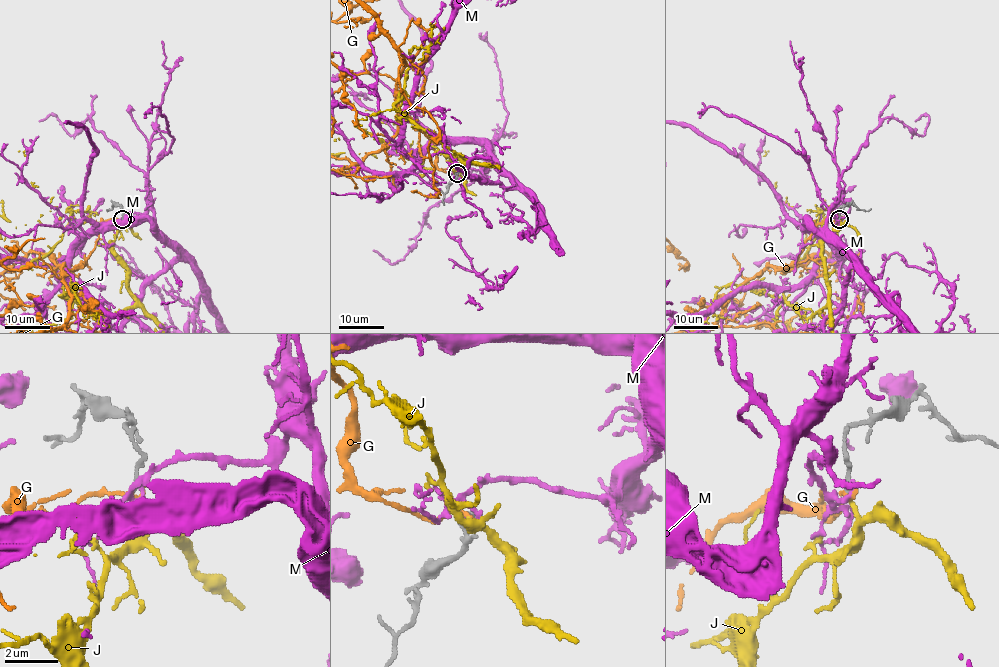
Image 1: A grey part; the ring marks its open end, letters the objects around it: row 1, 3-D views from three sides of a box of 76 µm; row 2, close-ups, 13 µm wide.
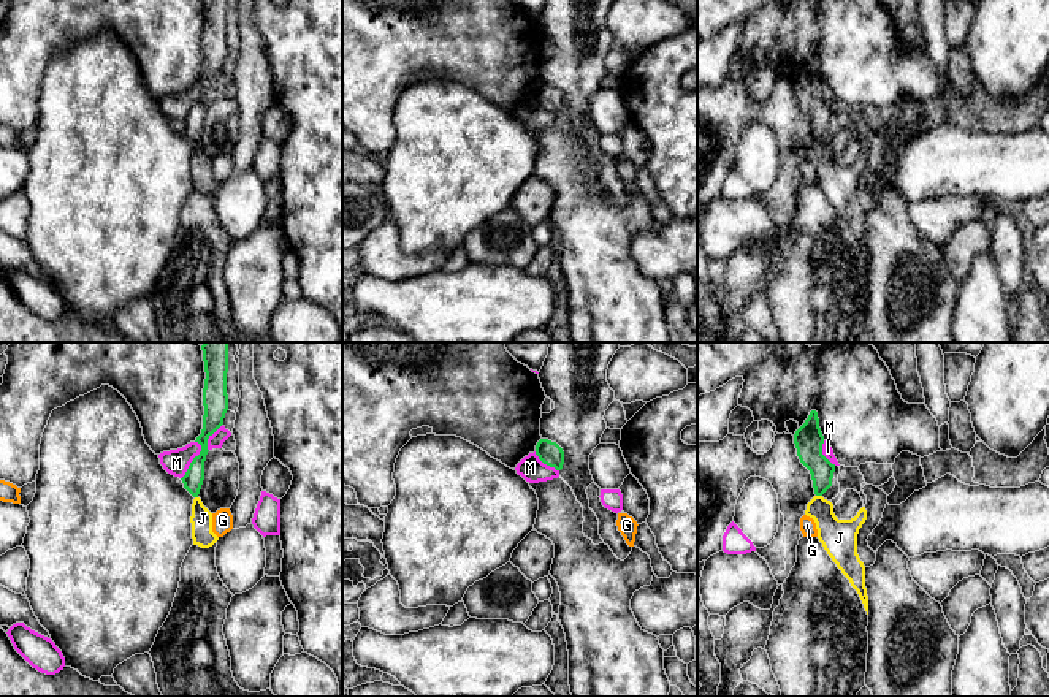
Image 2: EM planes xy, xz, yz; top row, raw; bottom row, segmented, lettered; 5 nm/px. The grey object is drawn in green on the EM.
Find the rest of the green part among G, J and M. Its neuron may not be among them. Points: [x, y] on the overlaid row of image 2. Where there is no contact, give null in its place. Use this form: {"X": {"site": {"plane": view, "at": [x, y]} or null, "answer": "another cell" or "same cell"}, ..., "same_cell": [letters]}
{"G": {"site": null, "answer": "another cell"}, "J": {"site": {"plane": "yz", "at": [820, 495]}, "answer": "same cell"}, "M": {"site": {"plane": "xy", "at": [194, 460]}, "answer": "another cell"}, "same_cell": ["J"]}

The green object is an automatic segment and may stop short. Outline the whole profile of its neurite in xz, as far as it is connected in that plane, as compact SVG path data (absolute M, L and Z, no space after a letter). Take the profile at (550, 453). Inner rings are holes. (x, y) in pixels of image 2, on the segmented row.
M540 439L536 445L536 455L544 464L555 467L556 470L563 469L564 451L556 442Z

